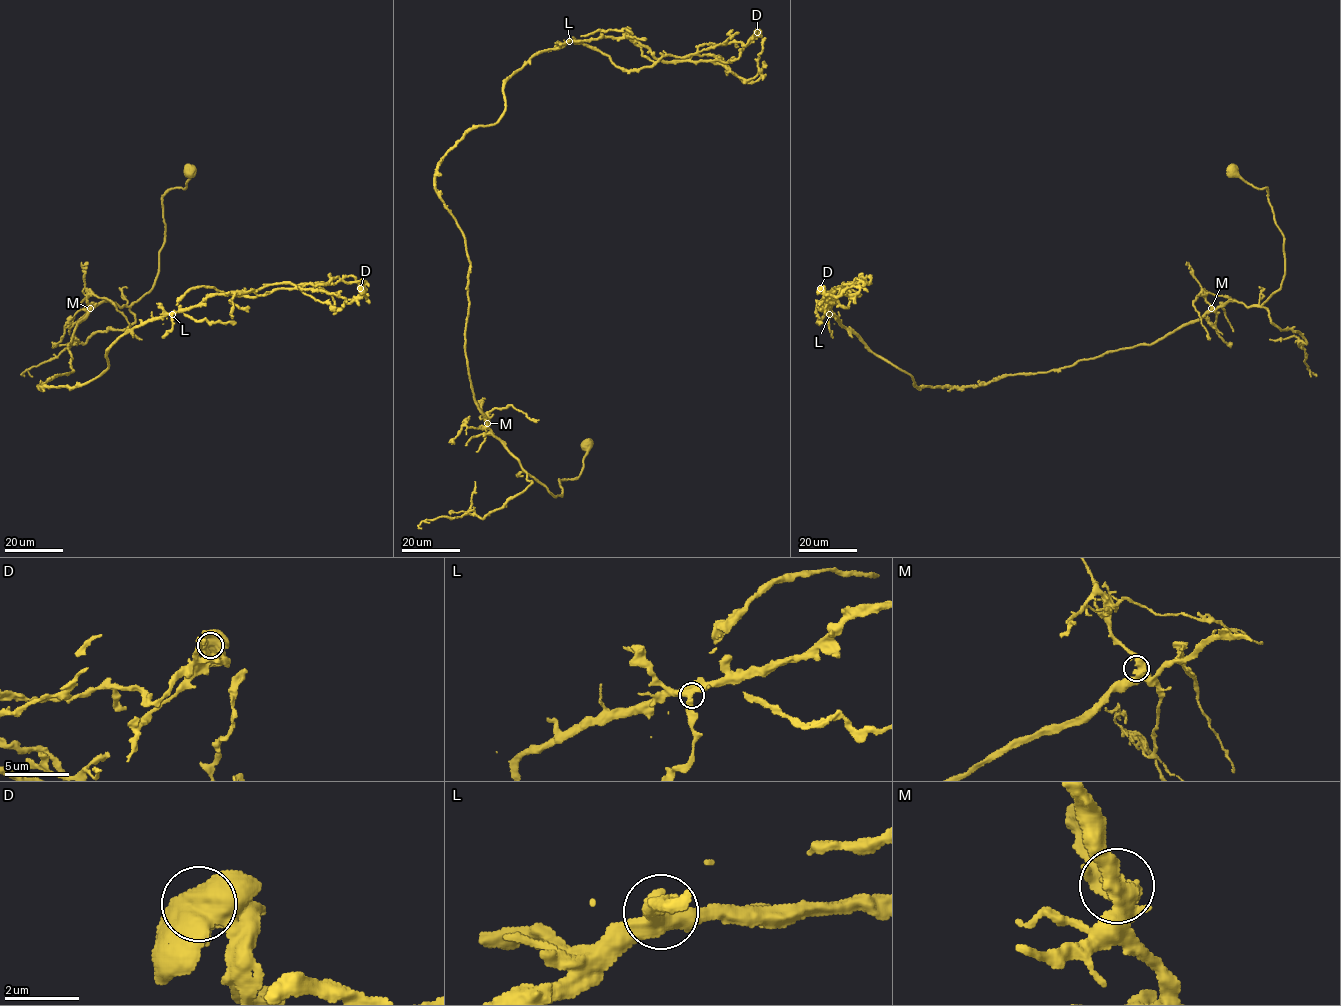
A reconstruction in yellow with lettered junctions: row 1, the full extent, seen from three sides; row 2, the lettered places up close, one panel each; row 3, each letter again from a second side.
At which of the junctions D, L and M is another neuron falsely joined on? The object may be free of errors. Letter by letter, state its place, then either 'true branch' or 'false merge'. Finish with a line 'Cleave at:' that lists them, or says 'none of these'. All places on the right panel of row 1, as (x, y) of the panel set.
D: at (820, 288); false merge
L: at (829, 314); true branch
M: at (1211, 308); true branch
Cleave at: D

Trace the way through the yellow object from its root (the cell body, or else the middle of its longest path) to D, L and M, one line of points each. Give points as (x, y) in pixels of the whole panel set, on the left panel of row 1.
D: (190, 170), (153, 288), (99, 302), (39, 387), (209, 296), (360, 288)
L: (190, 170), (162, 199), (153, 288), (99, 302), (72, 371), (38, 386), (86, 384), (172, 314)
M: (190, 170), (185, 188), (171, 188), (162, 199), (165, 243), (153, 288), (129, 306), (102, 301), (90, 308)

